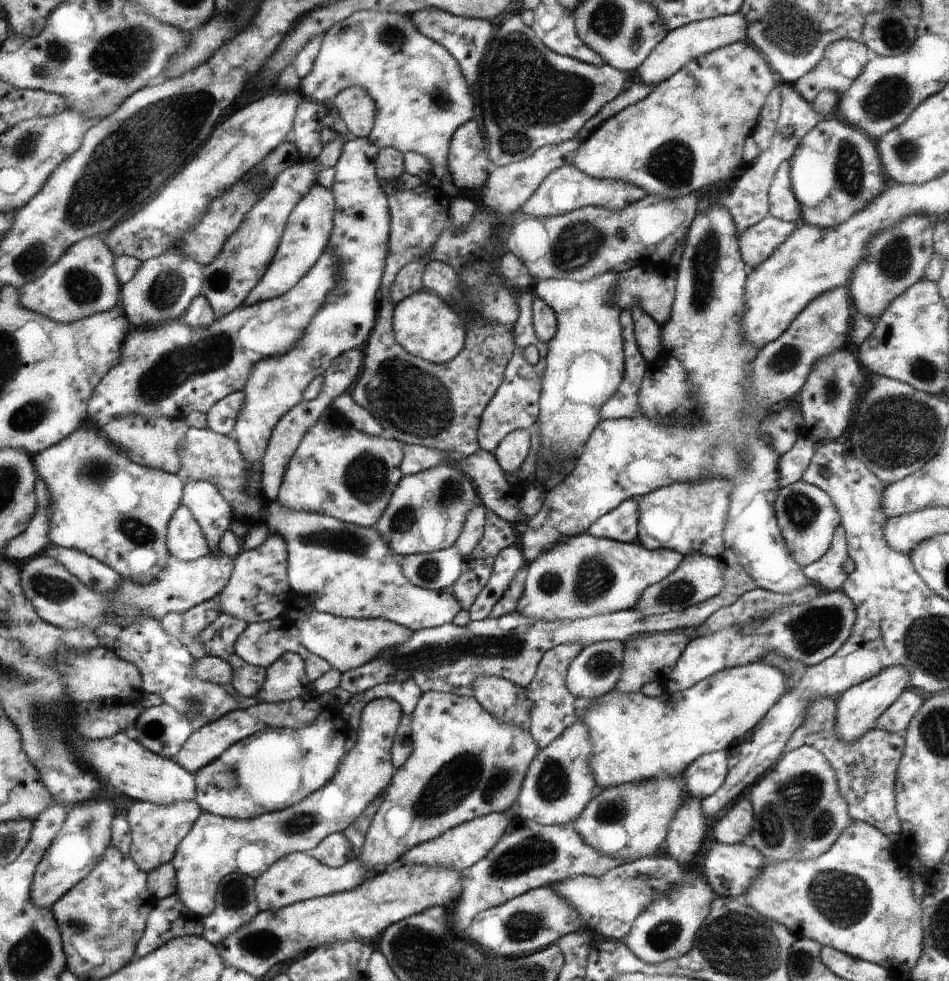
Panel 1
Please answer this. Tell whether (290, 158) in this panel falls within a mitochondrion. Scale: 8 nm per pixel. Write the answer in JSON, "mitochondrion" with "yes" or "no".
{"mitochondrion":"no"}

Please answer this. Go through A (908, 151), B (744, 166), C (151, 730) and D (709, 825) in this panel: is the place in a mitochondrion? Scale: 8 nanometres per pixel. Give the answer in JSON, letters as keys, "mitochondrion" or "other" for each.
{"A":"mitochondrion","B":"other","C":"mitochondrion","D":"other"}

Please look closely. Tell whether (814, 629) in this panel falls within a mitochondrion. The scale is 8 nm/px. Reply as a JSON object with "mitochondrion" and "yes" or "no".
{"mitochondrion":"yes"}

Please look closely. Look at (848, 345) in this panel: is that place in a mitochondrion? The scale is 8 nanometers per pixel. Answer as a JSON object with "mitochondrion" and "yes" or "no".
{"mitochondrion":"no"}

